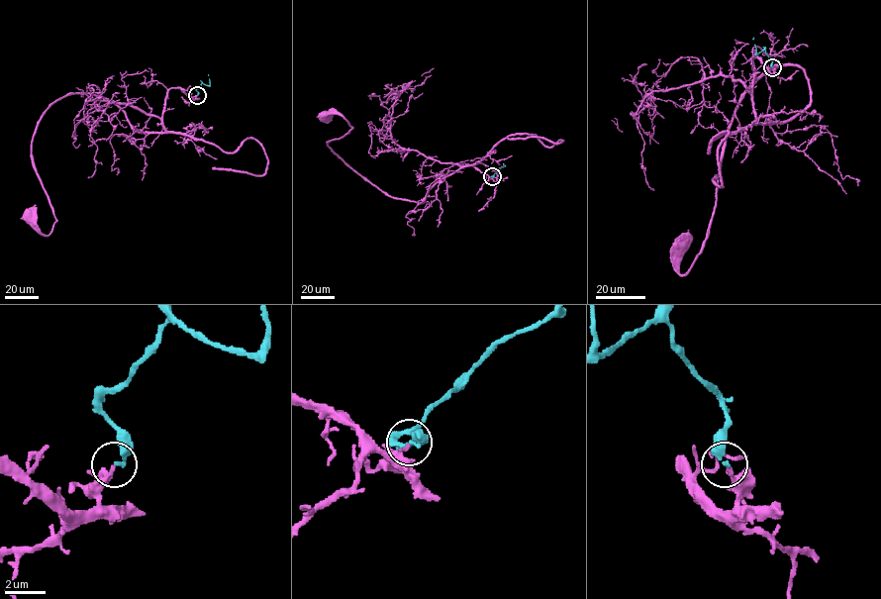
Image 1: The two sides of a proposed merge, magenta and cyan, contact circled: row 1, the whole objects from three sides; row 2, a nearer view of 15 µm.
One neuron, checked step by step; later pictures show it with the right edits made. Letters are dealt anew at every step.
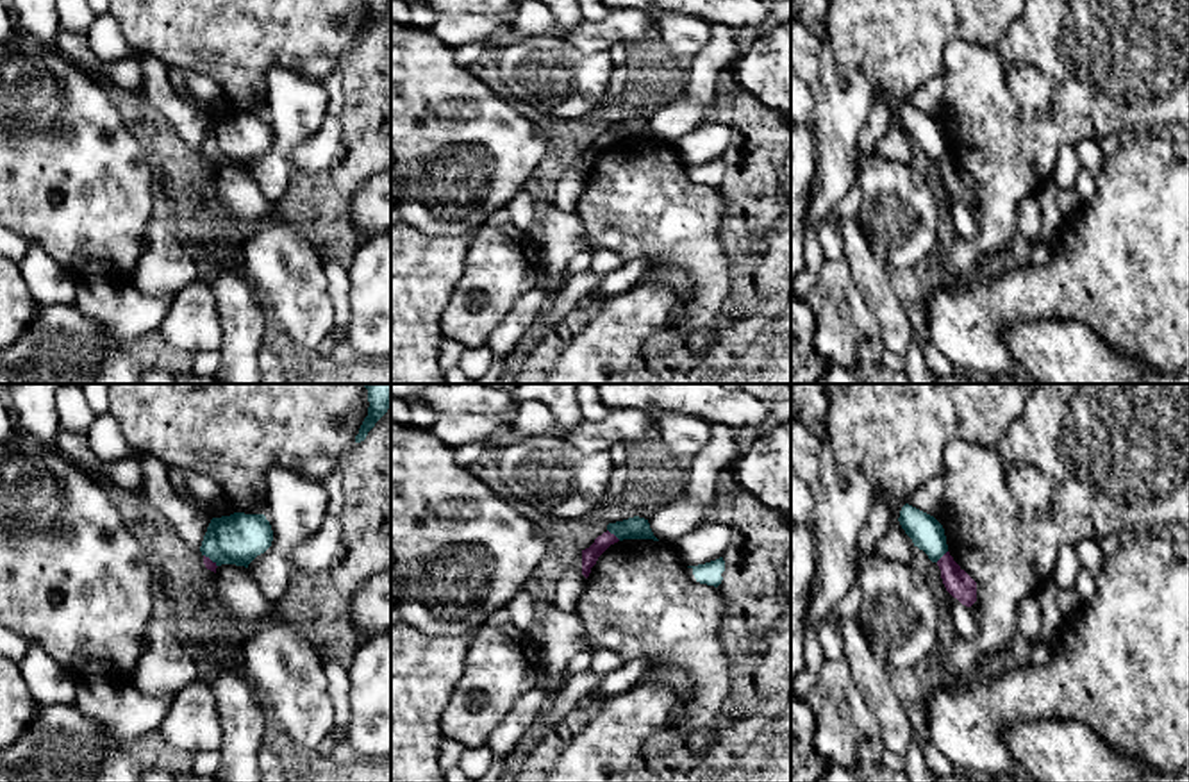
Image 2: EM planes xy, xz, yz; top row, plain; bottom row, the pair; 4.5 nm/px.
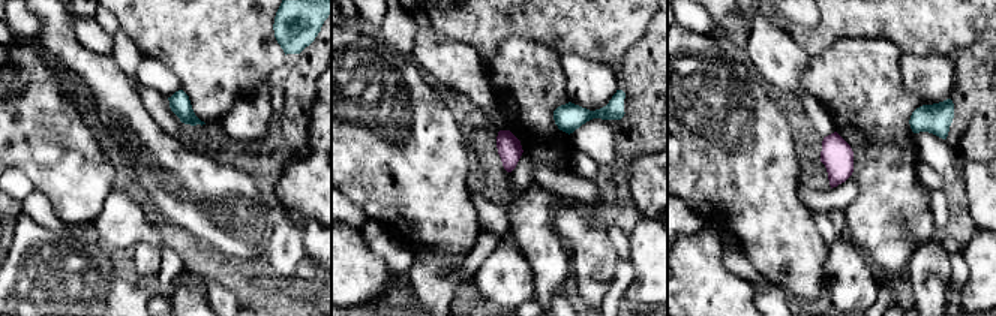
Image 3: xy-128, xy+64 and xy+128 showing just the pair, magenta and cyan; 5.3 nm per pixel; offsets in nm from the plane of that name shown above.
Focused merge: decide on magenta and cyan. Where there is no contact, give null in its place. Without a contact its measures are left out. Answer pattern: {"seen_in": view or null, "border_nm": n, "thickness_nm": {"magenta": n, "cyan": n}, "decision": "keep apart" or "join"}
{"seen_in": "xz", "border_nm": 80, "thickness_nm": {"magenta": 80, "cyan": 100}, "decision": "keep apart"}

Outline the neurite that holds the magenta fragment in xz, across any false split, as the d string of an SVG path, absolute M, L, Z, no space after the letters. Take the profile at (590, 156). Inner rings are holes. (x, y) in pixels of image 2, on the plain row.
M609 130L603 132L602 136L598 136L594 139L594 143L582 150L582 175L587 179L591 173L591 168L596 164L598 157L614 143L618 143L619 139L611 134Z

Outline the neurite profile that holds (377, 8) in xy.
M368 0L368 16L364 18L359 34L355 36L355 43L366 39L368 32L375 27L375 23L387 12L391 7L391 0Z

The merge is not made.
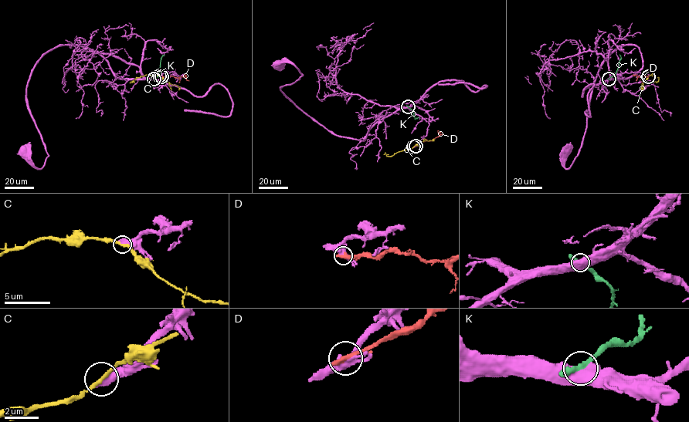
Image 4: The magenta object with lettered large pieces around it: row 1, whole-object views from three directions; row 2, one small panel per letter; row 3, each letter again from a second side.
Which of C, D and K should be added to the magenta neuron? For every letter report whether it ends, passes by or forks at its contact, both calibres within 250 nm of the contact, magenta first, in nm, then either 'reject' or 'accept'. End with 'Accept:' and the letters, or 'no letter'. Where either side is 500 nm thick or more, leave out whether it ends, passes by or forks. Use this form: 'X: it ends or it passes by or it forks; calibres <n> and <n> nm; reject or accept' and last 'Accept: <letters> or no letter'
C: calibres 550 and 200 nm; reject
D: it ends; calibres 400 and 360 nm; reject
K: calibres 600 and 300 nm; reject
Accept: no letter

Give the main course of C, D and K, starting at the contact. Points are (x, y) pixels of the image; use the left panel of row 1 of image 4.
C: (159, 75), (147, 74), (130, 82)
D: (161, 76), (184, 76), (184, 74)
K: (154, 79), (159, 74), (161, 59), (164, 54)

